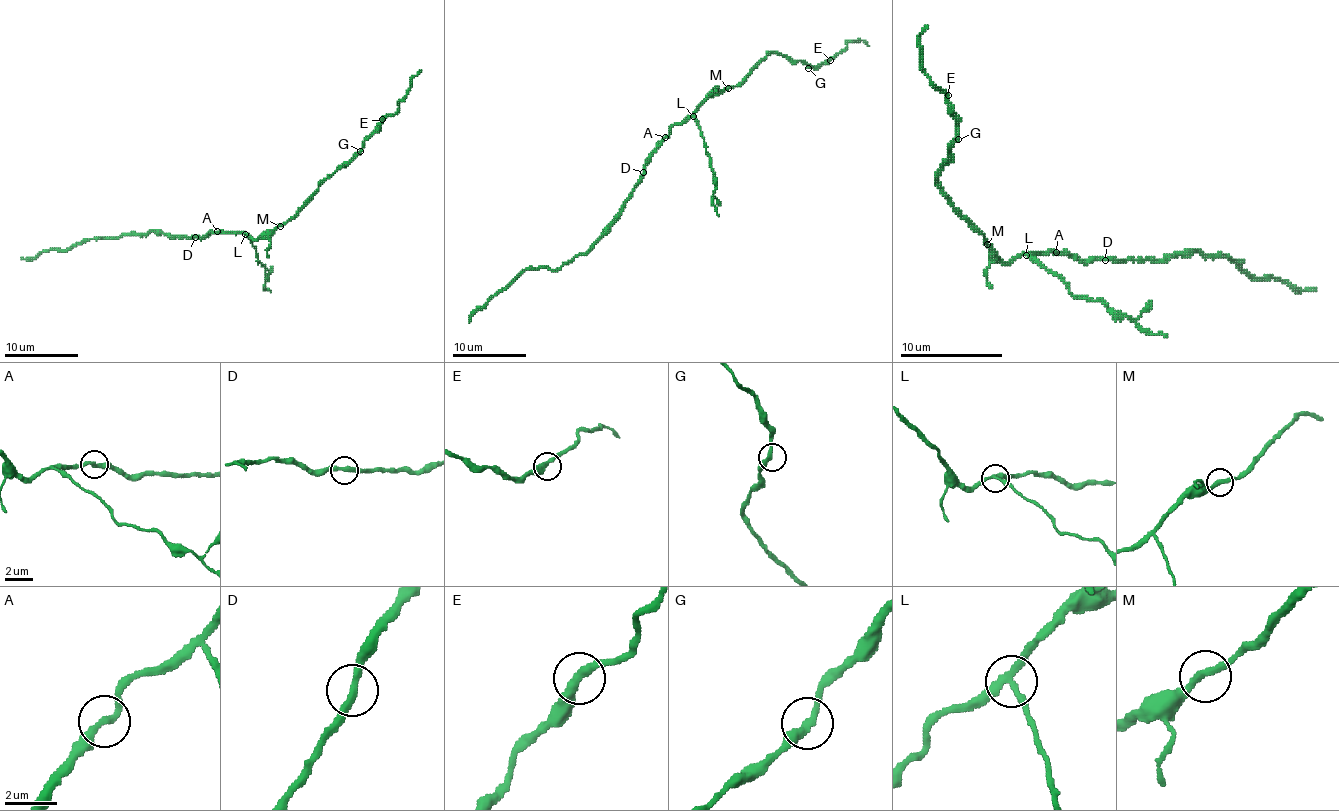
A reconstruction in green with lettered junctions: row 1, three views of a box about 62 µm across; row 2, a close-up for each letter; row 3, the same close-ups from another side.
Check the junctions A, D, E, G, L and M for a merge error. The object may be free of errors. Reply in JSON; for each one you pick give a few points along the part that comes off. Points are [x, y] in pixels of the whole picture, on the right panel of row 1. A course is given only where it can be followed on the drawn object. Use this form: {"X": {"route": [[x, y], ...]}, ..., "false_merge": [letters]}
{"L": {"route": [[1025, 254], [1059, 278], [1074, 296], [1102, 301], [1131, 316], [1144, 329], [1167, 337]]}, "false_merge": ["L"]}

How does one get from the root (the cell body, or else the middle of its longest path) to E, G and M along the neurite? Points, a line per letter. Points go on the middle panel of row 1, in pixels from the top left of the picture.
E: (673, 126), (684, 123), (709, 97), (737, 86), (770, 53), (781, 53), (808, 66), (830, 60)
G: (673, 126), (684, 123), (709, 97), (737, 86), (770, 53), (781, 53), (794, 60), (801, 60), (808, 68)
M: (673, 126), (684, 123), (709, 97), (728, 88)

